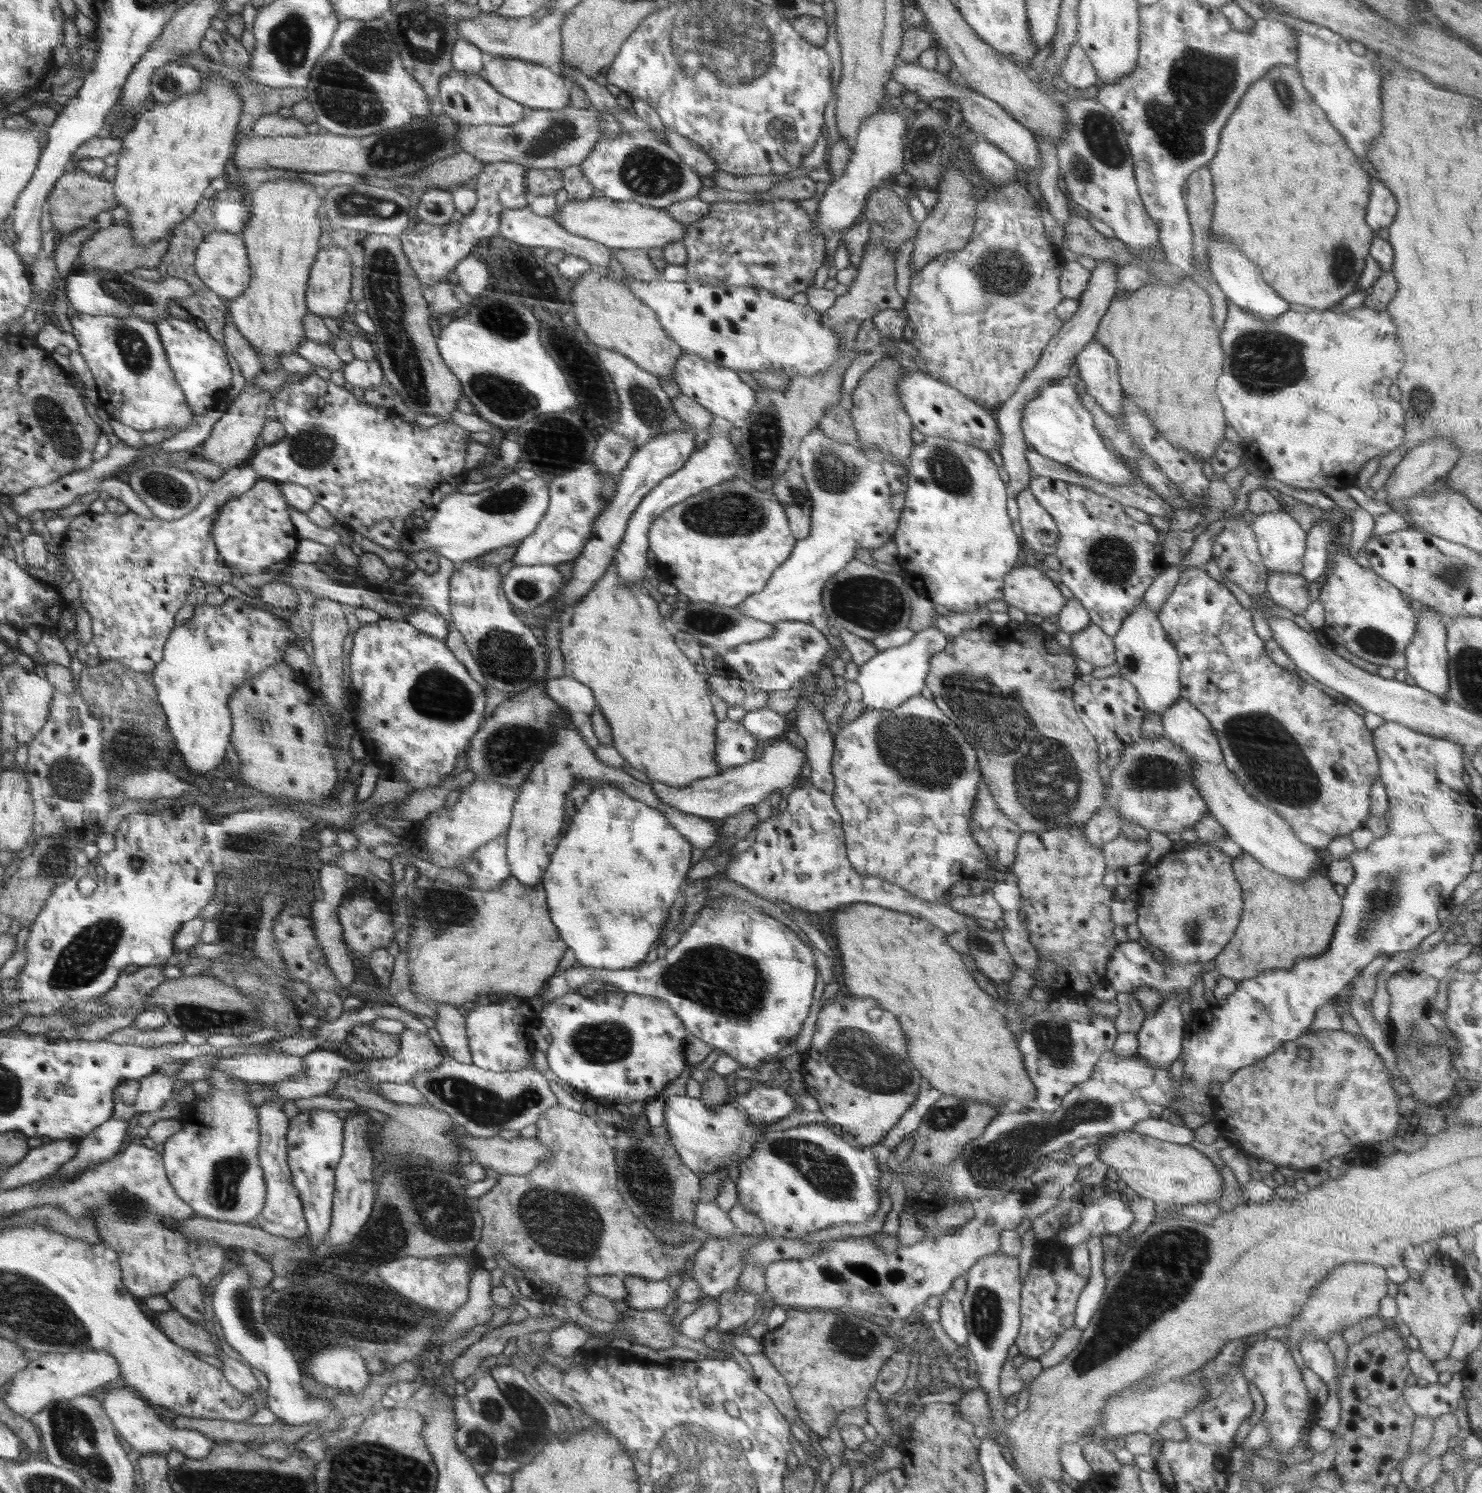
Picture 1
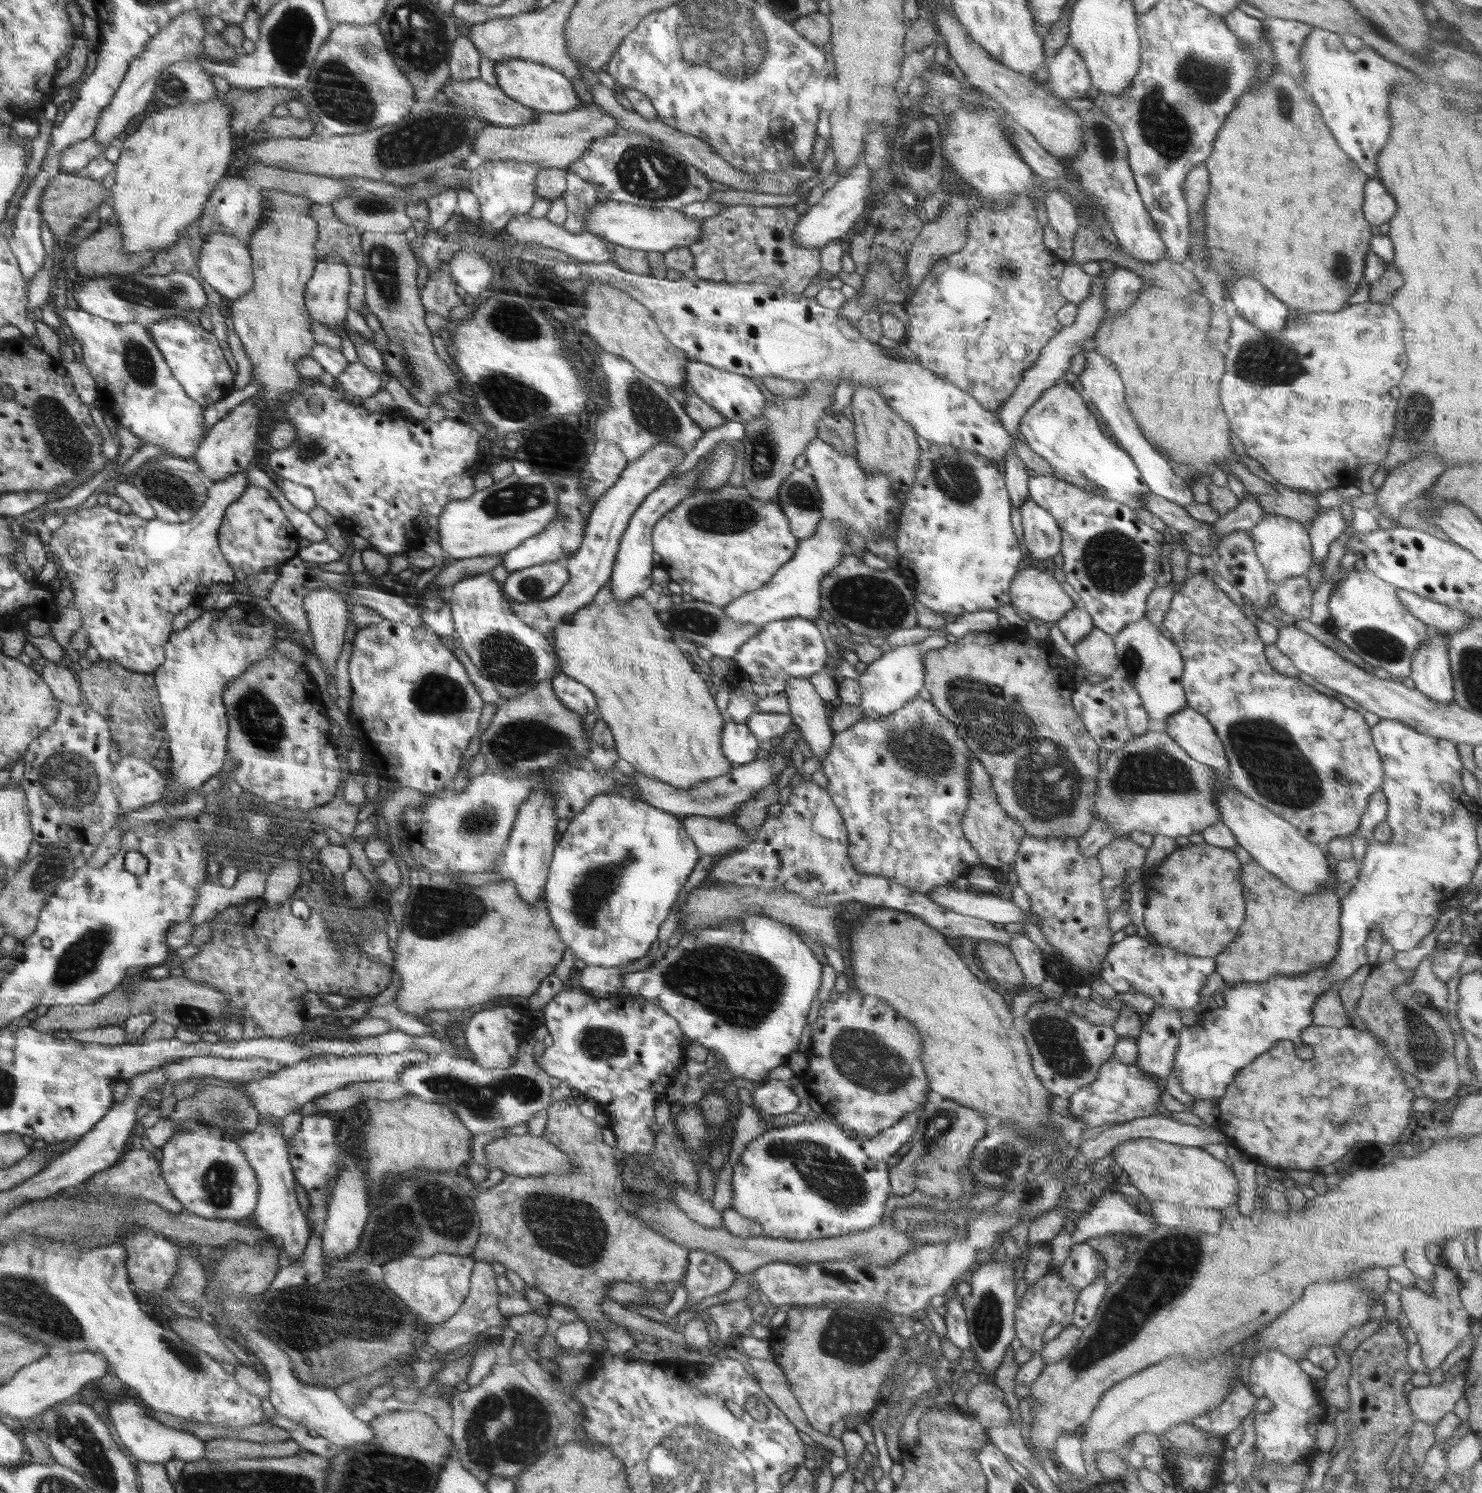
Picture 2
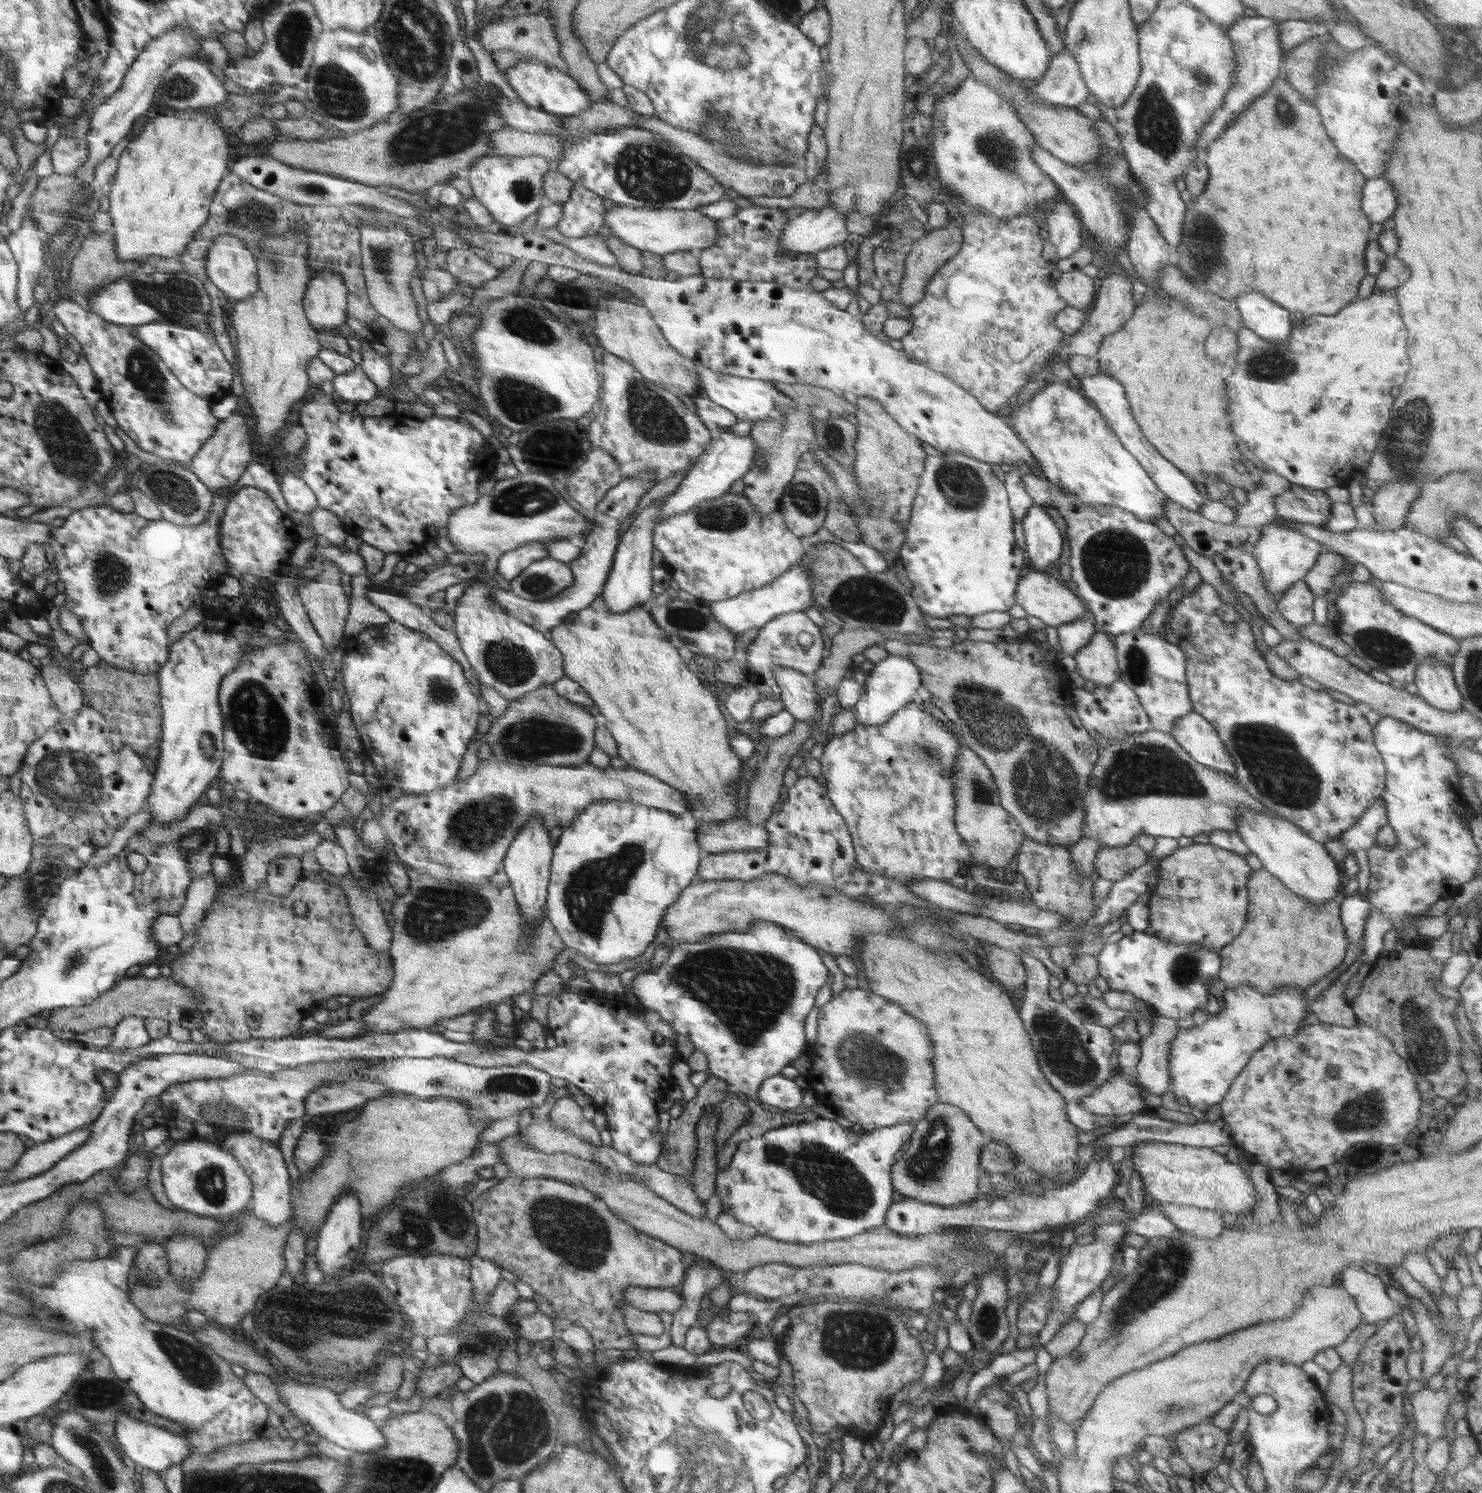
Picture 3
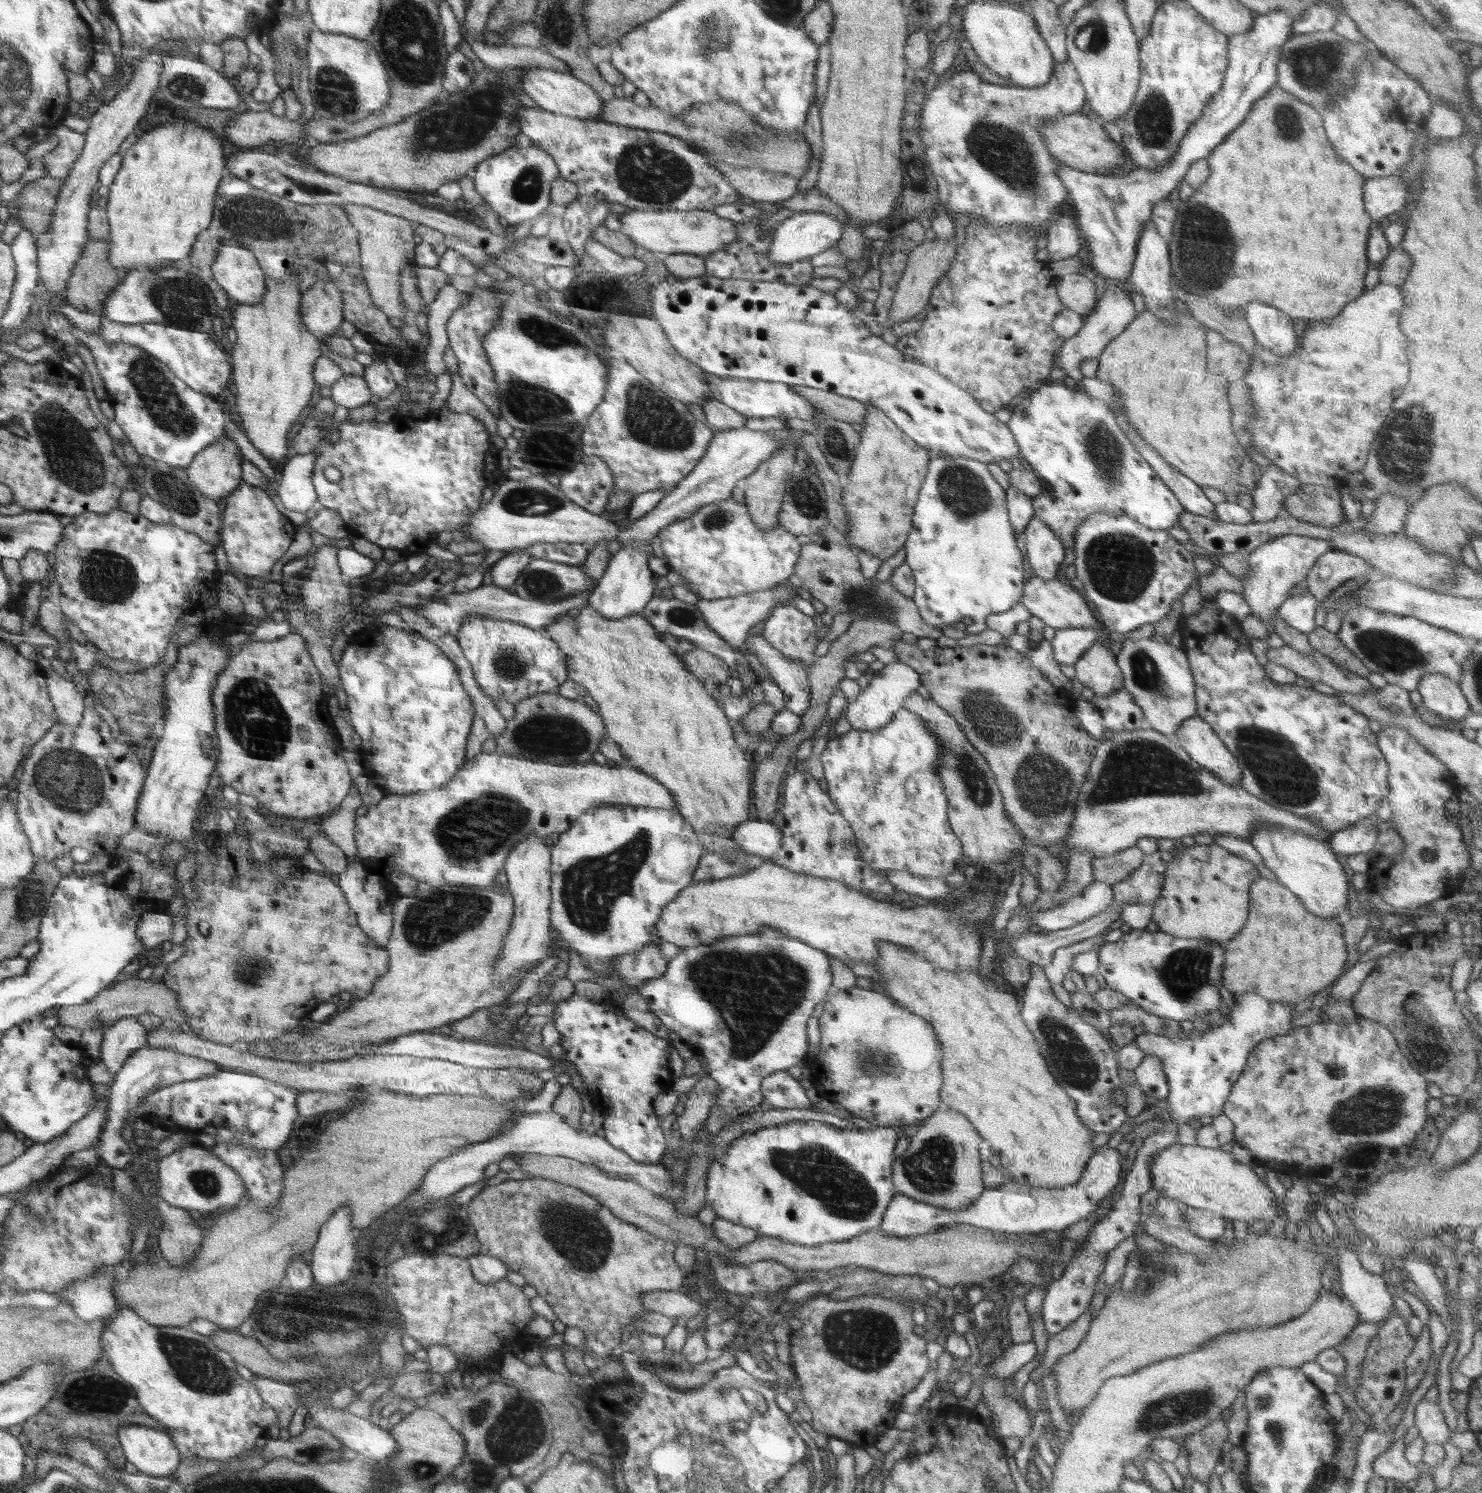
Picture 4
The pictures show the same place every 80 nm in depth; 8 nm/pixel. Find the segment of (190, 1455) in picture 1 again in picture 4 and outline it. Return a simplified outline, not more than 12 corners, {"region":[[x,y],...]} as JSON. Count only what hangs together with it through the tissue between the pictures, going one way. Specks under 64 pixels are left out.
{"region":[[120,1428],[119,1443],[138,1471],[172,1475],[180,1448],[165,1432]]}

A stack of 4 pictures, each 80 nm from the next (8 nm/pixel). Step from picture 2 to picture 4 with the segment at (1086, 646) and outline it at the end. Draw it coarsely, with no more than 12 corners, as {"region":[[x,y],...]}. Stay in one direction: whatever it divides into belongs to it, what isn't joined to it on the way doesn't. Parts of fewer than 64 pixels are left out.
{"region":[[1097,641],[1074,663],[1095,695],[1123,687],[1114,648]]}

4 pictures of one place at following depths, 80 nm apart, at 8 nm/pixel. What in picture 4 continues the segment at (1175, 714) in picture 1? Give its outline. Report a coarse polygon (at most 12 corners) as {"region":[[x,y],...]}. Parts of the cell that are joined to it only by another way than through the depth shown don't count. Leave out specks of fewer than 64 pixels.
{"region":[[1199,715],[1175,739],[1194,762],[1231,785],[1238,761]]}

